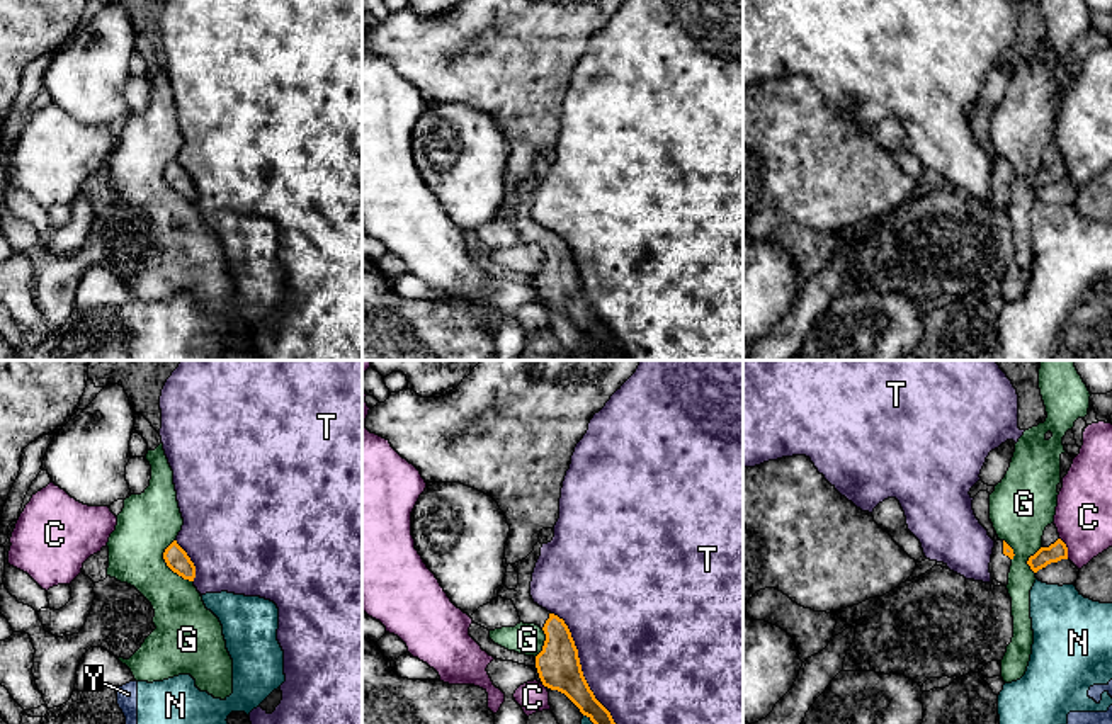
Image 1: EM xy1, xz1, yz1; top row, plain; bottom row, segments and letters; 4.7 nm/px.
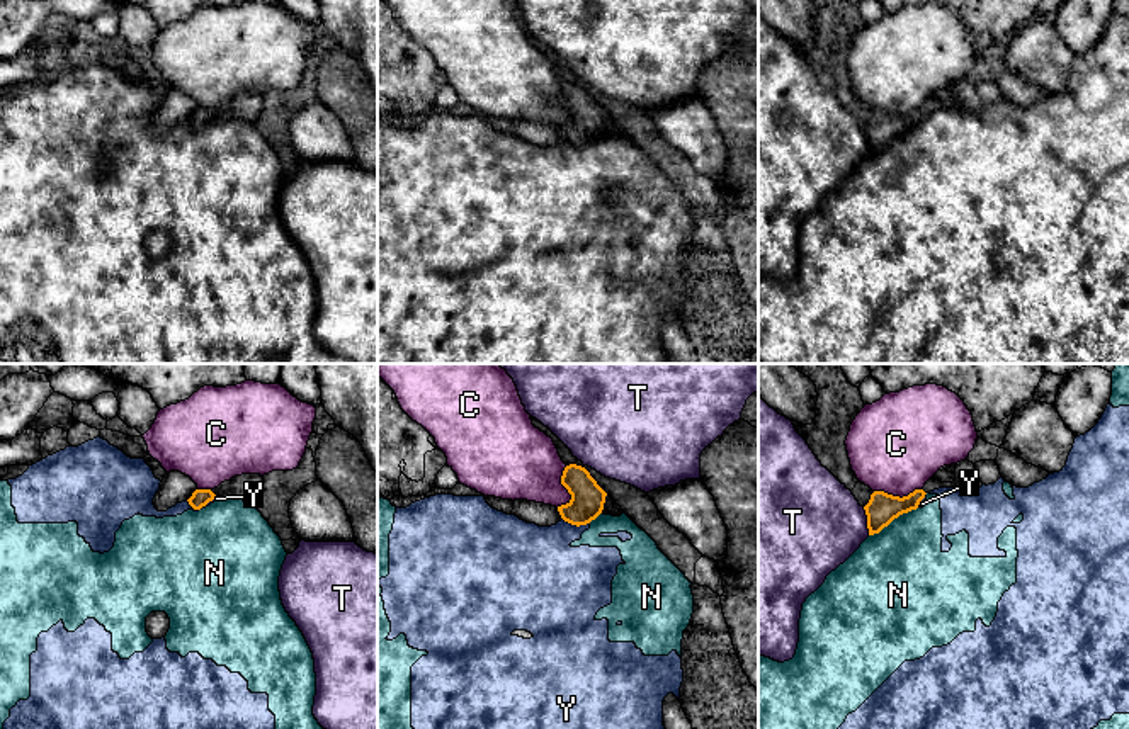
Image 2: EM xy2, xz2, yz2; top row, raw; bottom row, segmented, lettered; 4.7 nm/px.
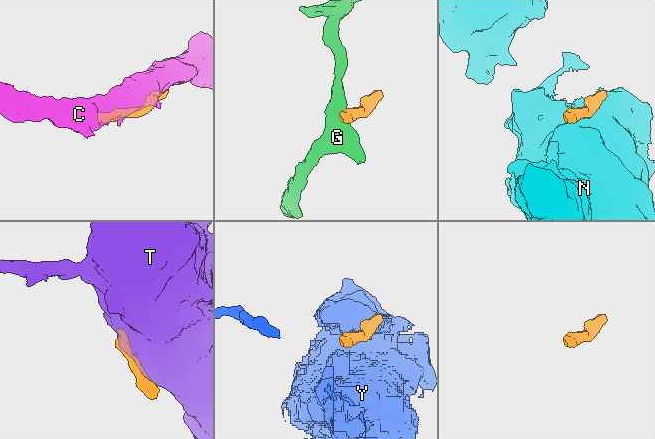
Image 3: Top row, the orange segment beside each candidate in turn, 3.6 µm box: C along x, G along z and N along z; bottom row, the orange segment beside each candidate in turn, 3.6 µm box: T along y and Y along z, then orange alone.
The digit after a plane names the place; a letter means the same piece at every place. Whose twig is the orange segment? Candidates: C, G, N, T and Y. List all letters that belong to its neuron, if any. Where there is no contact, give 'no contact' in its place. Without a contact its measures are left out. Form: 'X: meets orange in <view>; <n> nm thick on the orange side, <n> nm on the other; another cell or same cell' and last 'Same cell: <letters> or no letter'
C: meets orange in xz2; 160 nm thick on the orange side, 360 nm on the other; another cell
G: meets orange in xy1; 110 nm thick on the orange side, 280 nm on the other; another cell
N: meets orange in yz2; 150 nm thick on the orange side, 420 nm on the other; another cell
T: meets orange in xz1; 200 nm thick on the orange side, 480 nm on the other; another cell
Y: meets orange in xz2; 160 nm thick on the orange side, 340 nm on the other; another cell
Same cell: no letter

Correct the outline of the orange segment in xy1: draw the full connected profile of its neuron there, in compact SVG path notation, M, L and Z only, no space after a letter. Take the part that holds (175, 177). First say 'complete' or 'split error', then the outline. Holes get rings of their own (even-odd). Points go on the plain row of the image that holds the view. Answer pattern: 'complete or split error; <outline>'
complete; M173 160L163 172L163 178L167 185L182 195L184 199L194 201L196 197L196 185L187 175L187 172Z

